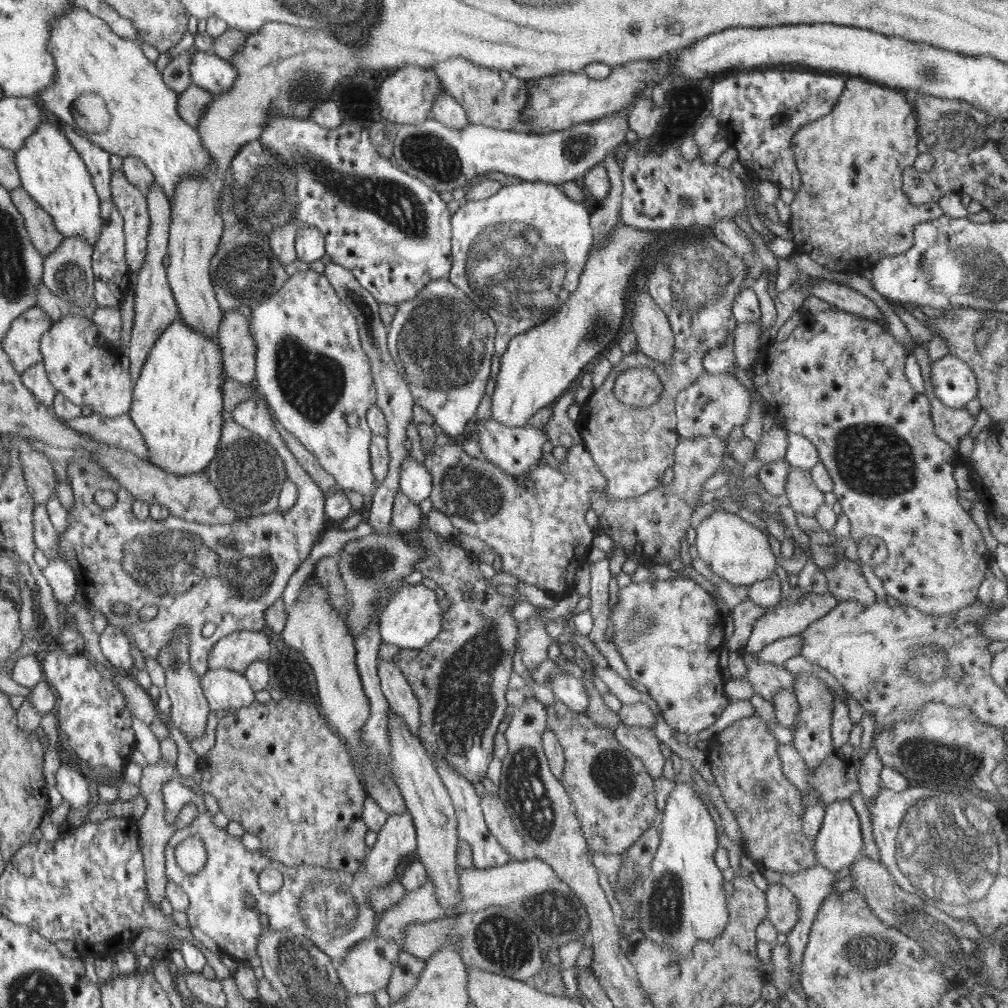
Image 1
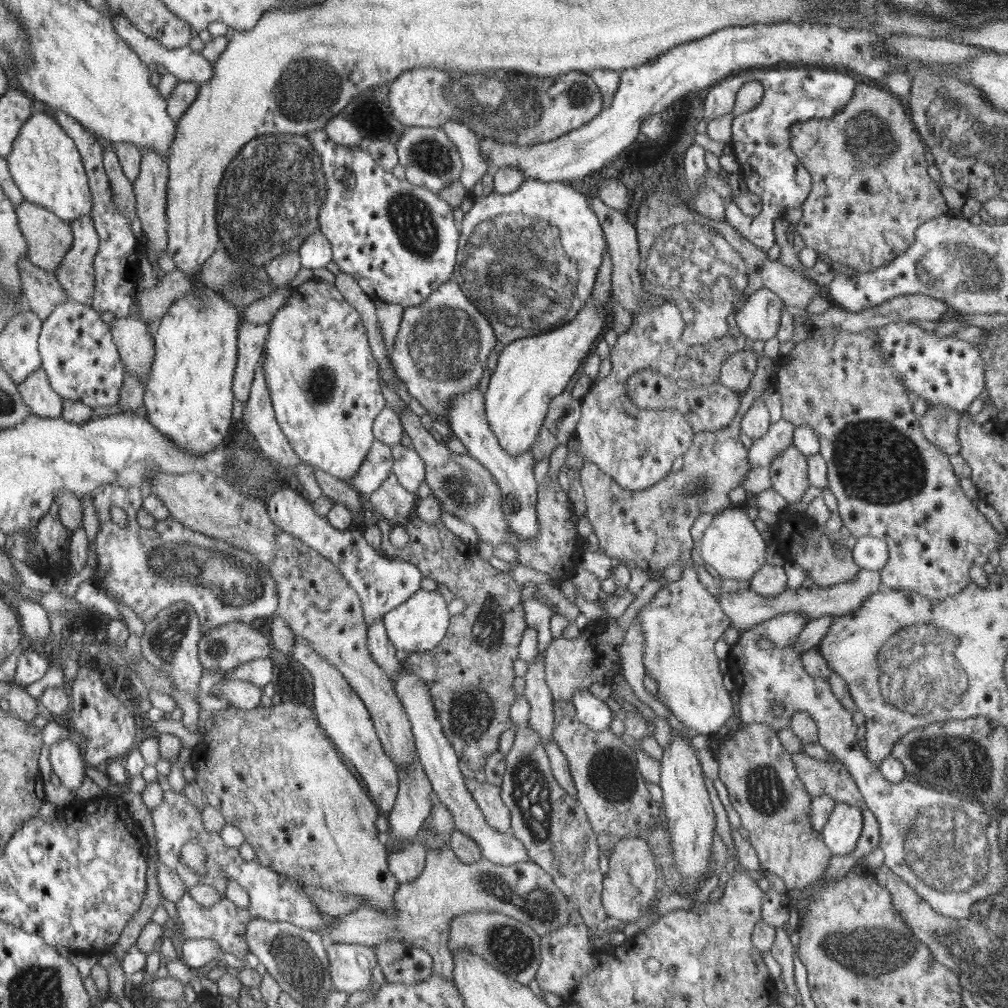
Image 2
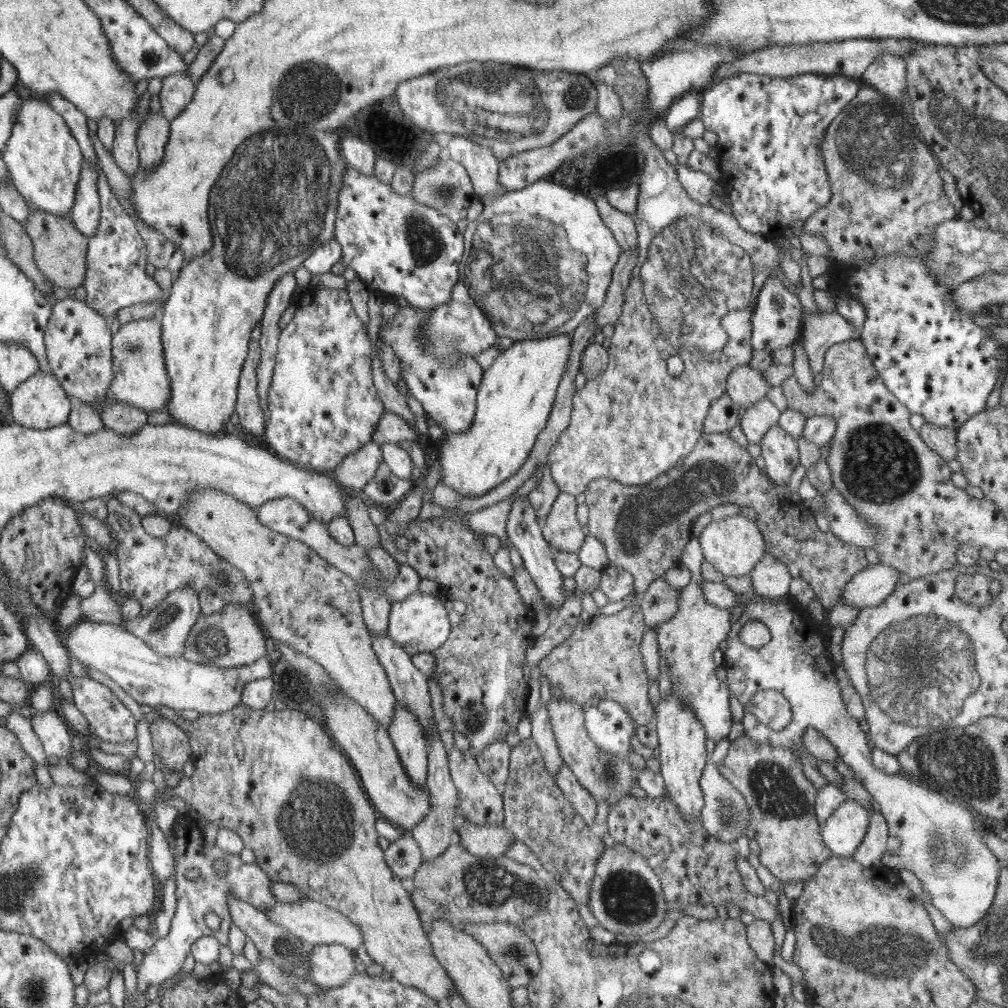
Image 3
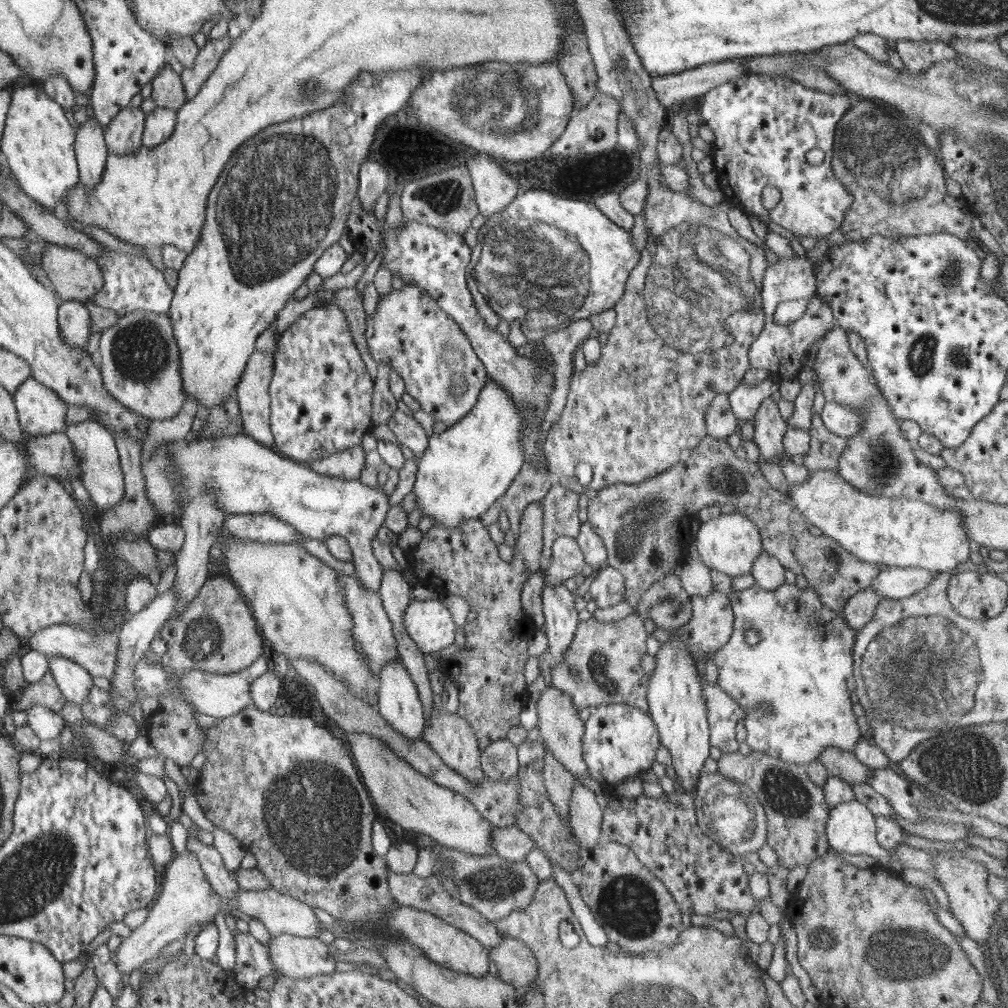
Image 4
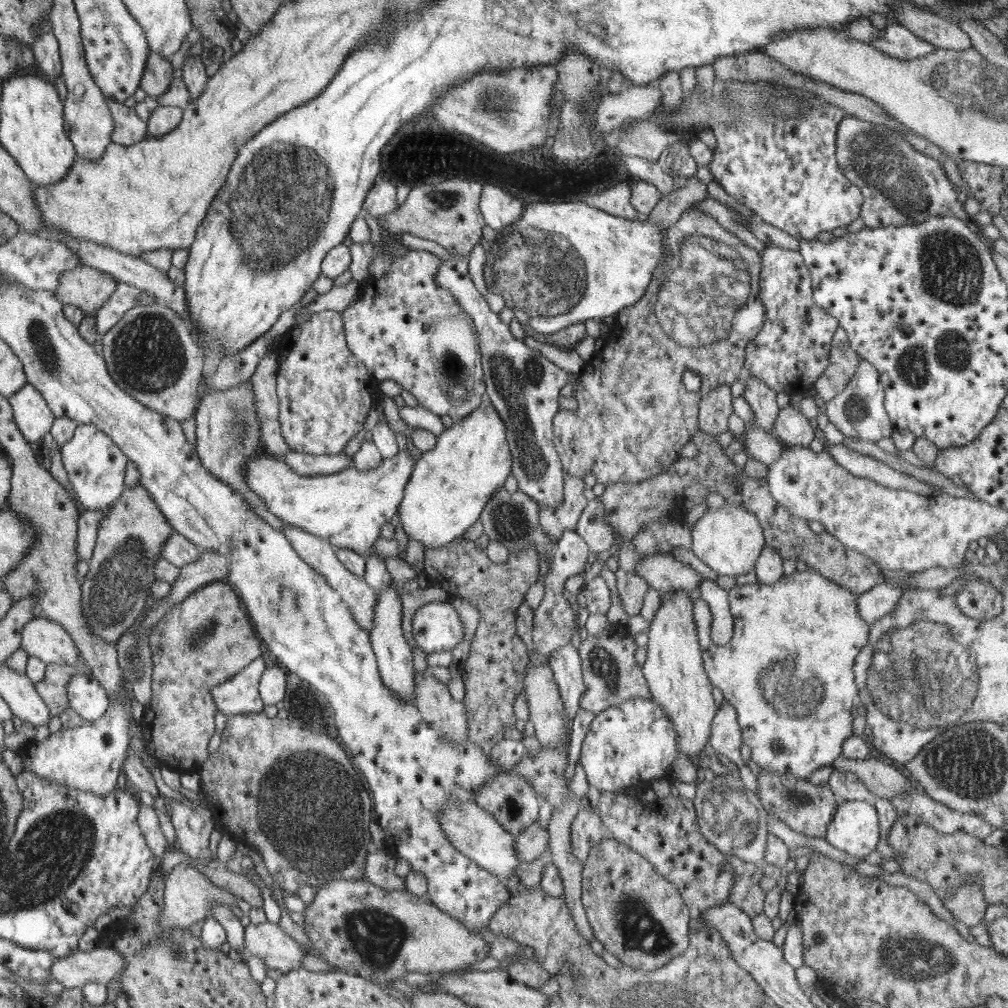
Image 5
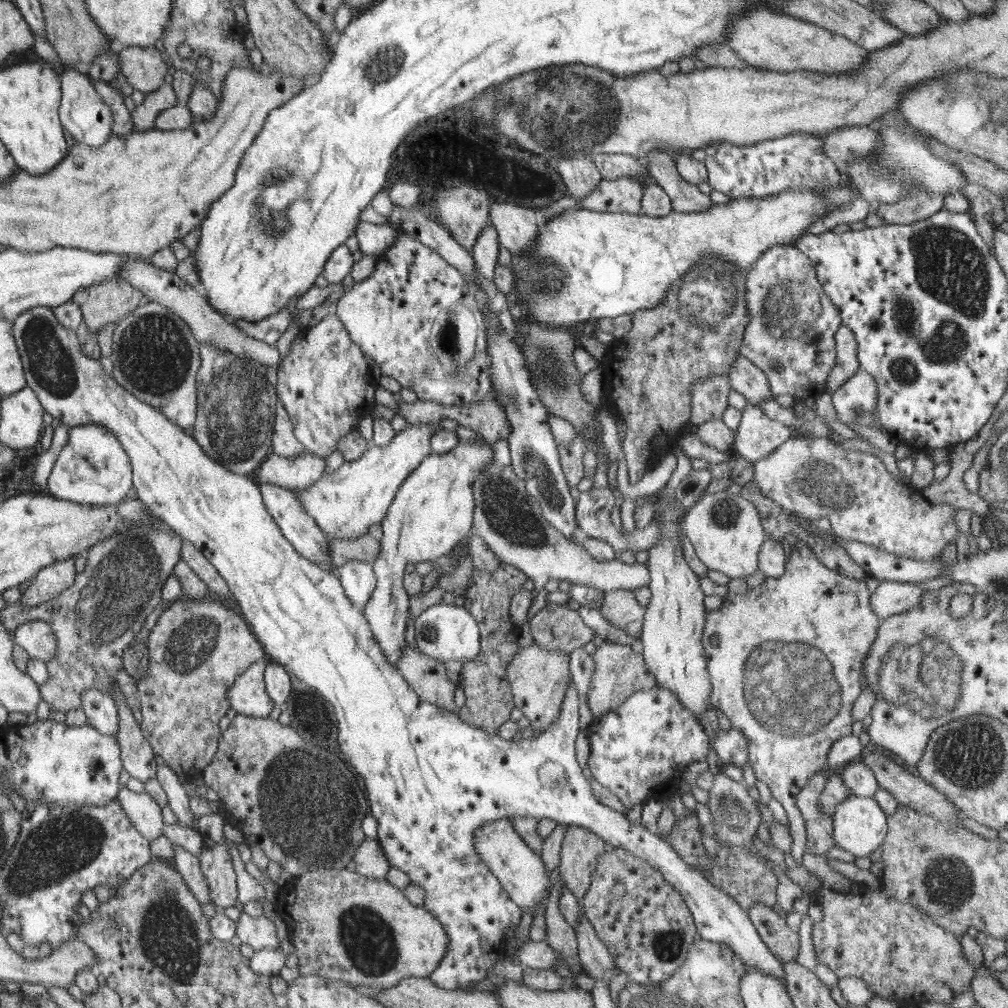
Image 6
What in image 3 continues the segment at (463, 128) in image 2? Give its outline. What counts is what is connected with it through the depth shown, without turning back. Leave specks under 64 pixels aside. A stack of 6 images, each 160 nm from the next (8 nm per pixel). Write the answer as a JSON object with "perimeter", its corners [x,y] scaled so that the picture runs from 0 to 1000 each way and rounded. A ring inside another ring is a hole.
{"perimeter":[[[451,132],[444,141],[444,149],[446,157],[462,168],[473,196],[482,199],[492,195],[494,190],[498,191],[499,185],[495,180],[496,159],[487,147]]]}

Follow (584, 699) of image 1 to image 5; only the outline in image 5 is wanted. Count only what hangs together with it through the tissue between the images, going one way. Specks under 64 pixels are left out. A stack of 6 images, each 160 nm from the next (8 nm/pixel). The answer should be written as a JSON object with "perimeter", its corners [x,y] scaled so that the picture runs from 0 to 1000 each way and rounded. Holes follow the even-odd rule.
{"perimeter":[[[631,691],[592,708],[586,716],[575,744],[574,756],[584,779],[593,784],[613,786],[637,776],[664,772],[673,748],[671,726],[662,706],[647,692]]]}

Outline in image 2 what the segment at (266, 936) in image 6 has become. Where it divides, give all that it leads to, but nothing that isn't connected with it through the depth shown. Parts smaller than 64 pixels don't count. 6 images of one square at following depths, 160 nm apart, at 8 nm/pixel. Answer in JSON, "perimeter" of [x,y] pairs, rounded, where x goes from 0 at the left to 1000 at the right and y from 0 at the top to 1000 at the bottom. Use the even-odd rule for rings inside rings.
{"perimeter":[[[328,935],[323,938],[323,943],[327,952],[327,967],[331,981],[338,985],[347,986],[348,984],[355,984],[355,982],[362,982],[364,976],[370,974],[367,972],[369,961],[376,956],[372,938]]]}

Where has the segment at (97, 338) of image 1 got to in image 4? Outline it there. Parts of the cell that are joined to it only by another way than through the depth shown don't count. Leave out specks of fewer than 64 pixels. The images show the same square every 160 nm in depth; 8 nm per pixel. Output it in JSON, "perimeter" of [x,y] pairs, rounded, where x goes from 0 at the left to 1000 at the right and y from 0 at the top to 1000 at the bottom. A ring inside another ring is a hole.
{"perimeter":[[[63,299],[58,318],[62,337],[86,350],[85,341],[91,332],[89,328],[91,318],[89,318],[89,310],[83,302],[76,299]]]}

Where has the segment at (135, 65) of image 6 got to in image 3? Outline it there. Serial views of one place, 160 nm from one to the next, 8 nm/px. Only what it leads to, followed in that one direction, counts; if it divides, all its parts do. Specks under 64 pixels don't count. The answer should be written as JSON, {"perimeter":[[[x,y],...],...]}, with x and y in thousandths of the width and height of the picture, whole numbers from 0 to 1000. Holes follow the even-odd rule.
{"perimeter":[[[172,73],[161,78],[158,91],[160,110],[170,120],[177,116],[194,93],[194,83],[191,75]]]}

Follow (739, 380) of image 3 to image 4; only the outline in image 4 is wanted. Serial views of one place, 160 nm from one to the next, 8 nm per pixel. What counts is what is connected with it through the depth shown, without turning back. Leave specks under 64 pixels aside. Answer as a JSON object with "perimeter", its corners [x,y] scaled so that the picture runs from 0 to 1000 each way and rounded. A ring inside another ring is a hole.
{"perimeter":[[[767,374],[752,379],[751,383],[746,384],[734,379],[722,393],[726,409],[734,418],[746,416],[758,397],[771,389],[774,382],[774,378]]]}

